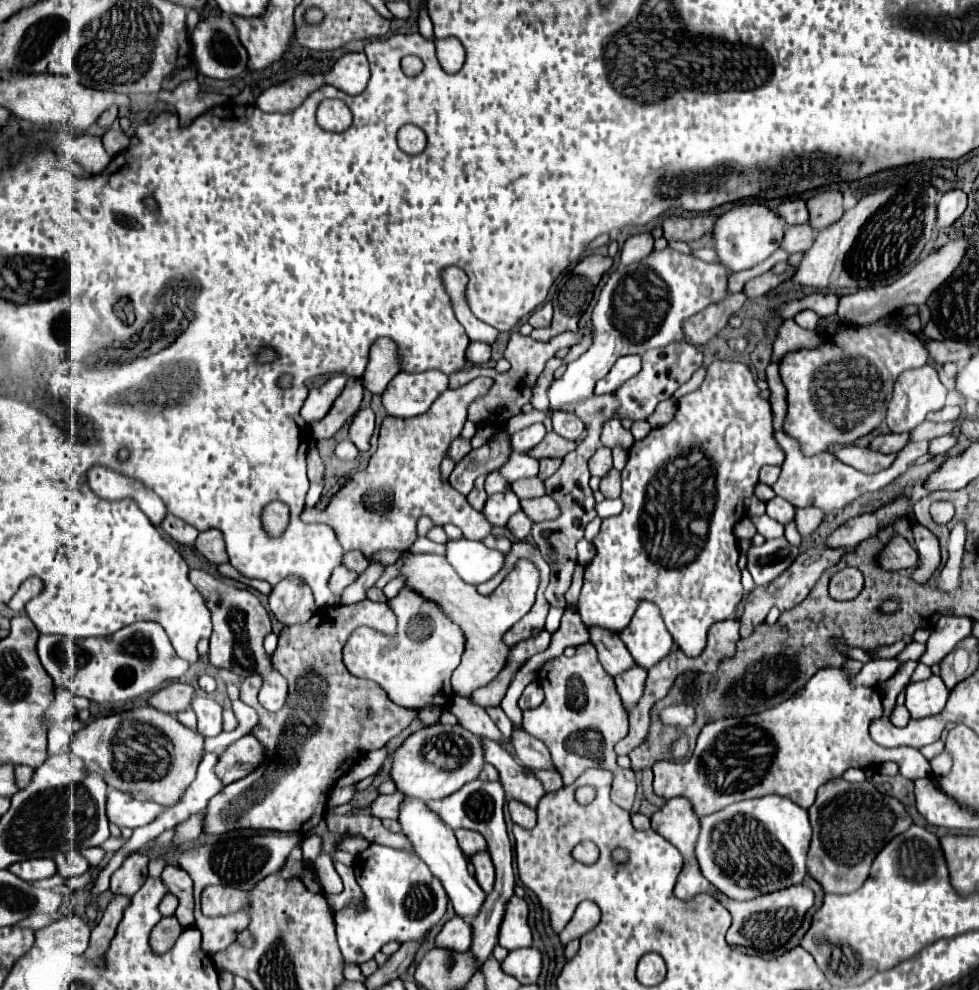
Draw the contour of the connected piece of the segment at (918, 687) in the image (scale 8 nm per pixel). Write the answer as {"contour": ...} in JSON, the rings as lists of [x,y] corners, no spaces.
{"contour":[[[930,676],[922,682],[910,682],[906,688],[906,708],[912,718],[924,718],[938,714],[948,700],[950,690],[940,676]]]}

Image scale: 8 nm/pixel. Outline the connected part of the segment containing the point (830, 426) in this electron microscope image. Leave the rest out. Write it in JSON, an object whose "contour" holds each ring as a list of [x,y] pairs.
{"contour":[[[908,306],[888,314],[882,322],[870,322],[870,326],[840,324],[834,334],[824,336],[820,346],[782,356],[780,378],[788,390],[788,414],[782,430],[802,446],[802,454],[814,456],[832,446],[854,444],[880,426],[894,380],[904,370],[928,362],[924,342],[902,326],[916,312],[918,306]]]}

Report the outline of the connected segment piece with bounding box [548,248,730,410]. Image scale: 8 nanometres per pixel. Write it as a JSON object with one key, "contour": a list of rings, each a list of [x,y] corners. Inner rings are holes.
{"contour":[[[672,248],[664,250],[652,250],[642,262],[632,262],[630,266],[618,266],[606,286],[602,288],[600,300],[592,312],[592,346],[572,364],[568,364],[564,376],[560,380],[554,380],[548,388],[550,406],[556,410],[564,404],[574,404],[584,398],[590,398],[594,394],[594,384],[614,366],[614,362],[620,356],[626,354],[642,354],[644,350],[666,346],[670,342],[676,342],[682,338],[682,320],[698,314],[700,310],[722,302],[728,296],[728,272],[724,266],[708,264],[700,258],[680,254]]]}

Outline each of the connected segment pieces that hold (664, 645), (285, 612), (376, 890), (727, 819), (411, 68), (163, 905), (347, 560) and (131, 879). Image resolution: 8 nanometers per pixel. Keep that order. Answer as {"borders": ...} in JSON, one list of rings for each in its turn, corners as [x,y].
{"borders":[[[[652,602],[638,604],[632,622],[620,632],[620,636],[634,656],[634,662],[642,668],[654,666],[674,648],[674,640],[658,614],[658,606],[652,606]]],[[[286,578],[272,588],[270,610],[282,624],[290,626],[306,622],[316,612],[316,606],[314,596],[304,582],[298,582],[298,578]]],[[[370,844],[354,858],[354,872],[364,892],[366,908],[346,908],[334,914],[338,944],[346,962],[362,964],[374,958],[374,954],[388,942],[418,942],[446,912],[448,896],[442,882],[408,850]]],[[[770,794],[754,800],[734,802],[710,816],[702,816],[696,842],[696,858],[706,880],[710,880],[722,894],[732,900],[752,900],[762,894],[770,894],[802,882],[802,878],[806,876],[806,854],[810,836],[812,828],[808,822],[808,812],[790,802],[790,798]]],[[[406,56],[402,60],[402,70],[406,76],[416,76],[422,70],[422,60],[416,56]]],[[[166,894],[166,896],[162,898],[162,902],[160,902],[160,912],[162,912],[162,914],[168,914],[168,916],[174,916],[176,906],[178,906],[178,898],[172,896],[172,894]]],[[[346,552],[342,556],[342,566],[346,566],[348,570],[354,570],[354,572],[364,572],[368,568],[368,560],[358,552]]],[[[136,852],[132,854],[110,878],[110,892],[112,894],[124,894],[134,896],[144,880],[148,878],[148,854]]]]}

